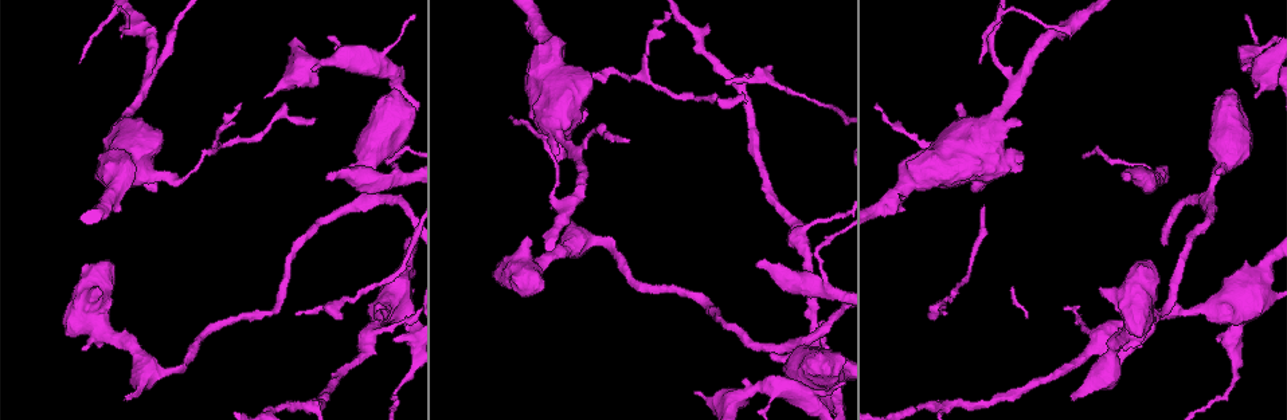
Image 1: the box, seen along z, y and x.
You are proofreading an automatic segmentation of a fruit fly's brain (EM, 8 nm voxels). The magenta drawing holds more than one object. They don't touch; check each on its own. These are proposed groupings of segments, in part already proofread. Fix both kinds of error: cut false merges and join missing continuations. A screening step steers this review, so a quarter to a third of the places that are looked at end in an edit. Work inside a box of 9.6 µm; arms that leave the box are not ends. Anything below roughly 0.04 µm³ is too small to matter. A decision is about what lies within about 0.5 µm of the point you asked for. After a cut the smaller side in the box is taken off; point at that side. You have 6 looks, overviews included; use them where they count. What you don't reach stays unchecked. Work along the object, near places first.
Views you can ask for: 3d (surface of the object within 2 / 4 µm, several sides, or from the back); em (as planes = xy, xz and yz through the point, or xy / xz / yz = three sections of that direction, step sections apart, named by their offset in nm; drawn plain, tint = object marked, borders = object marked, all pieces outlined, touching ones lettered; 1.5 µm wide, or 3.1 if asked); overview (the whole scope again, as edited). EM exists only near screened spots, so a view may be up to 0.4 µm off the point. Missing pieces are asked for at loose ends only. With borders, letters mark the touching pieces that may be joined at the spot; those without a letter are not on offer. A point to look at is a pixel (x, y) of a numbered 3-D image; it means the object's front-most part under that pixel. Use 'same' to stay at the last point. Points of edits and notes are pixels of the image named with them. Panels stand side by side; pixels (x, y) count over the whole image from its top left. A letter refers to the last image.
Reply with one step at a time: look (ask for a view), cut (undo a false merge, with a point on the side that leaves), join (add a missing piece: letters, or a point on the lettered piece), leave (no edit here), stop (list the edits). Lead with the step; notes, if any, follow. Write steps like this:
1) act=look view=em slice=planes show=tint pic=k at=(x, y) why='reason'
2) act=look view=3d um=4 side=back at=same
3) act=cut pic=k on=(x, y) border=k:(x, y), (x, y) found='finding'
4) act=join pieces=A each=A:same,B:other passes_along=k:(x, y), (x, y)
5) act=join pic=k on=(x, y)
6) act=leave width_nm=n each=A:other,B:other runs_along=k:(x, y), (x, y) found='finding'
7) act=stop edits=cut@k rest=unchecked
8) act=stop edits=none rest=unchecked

act=look view=em slice=xy step=8 show=tint pic=1 at=(770, 354) why='free end'

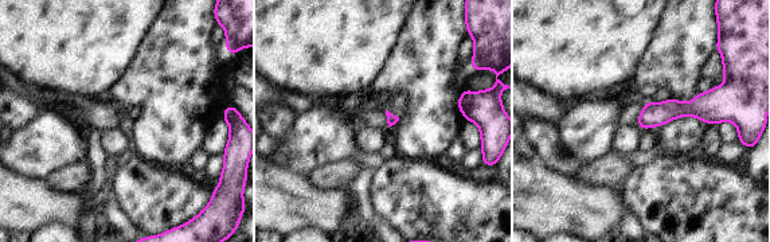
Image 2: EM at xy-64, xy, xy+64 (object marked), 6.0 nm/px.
act=look view=em slice=planes show=borders at=same why='cut it another way'

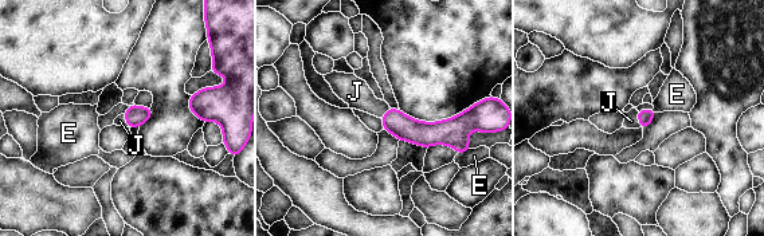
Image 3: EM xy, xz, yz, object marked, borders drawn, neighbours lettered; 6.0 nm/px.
act=join pieces=J each=E:other,J:same passes_along=3:(645, 117), (638, 118), (631, 121) found='the neuron continues'

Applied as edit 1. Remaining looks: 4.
act=look view=overview

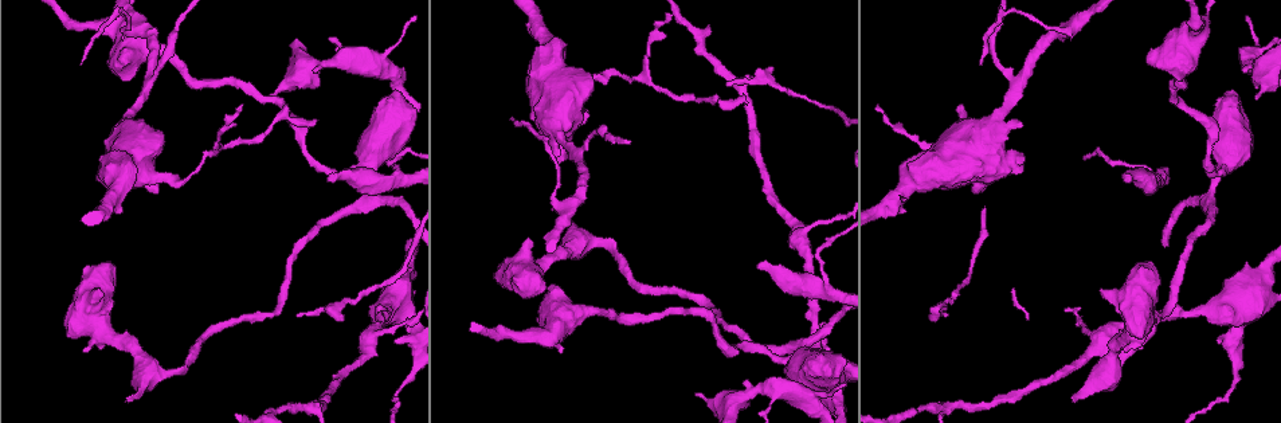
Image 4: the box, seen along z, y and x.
act=look view=em slice=planes show=borders pic=4 at=(189, 175) why='thick turns thin'

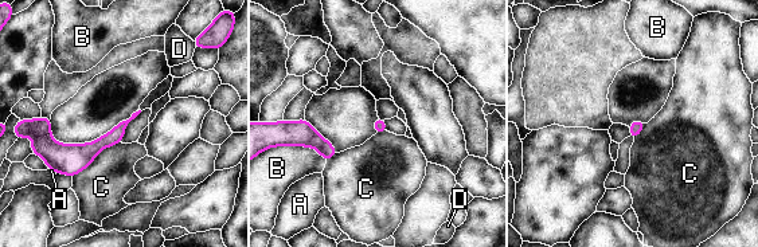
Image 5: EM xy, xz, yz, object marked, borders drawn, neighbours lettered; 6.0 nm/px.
act=leave each=A:other,B:other,C:other,D:other border=5:(120, 141), (105, 146), (73, 177) found='one neuron here'

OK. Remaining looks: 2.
act=look view=3d um=4 pic=4 at=(315, 121) why='thin end'

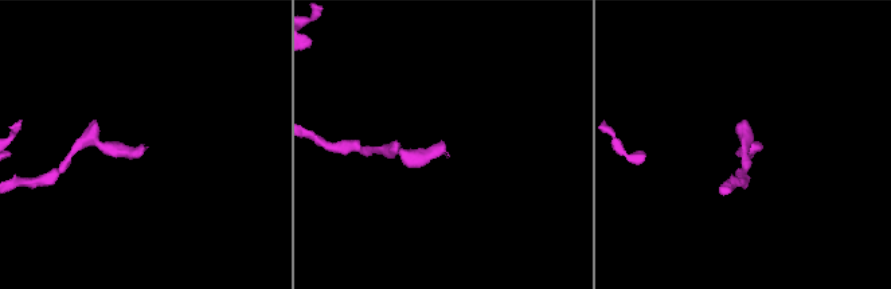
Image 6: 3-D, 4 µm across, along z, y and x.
act=look view=em slice=planes show=borders pic=6 at=(739, 150) why='need the tissue'

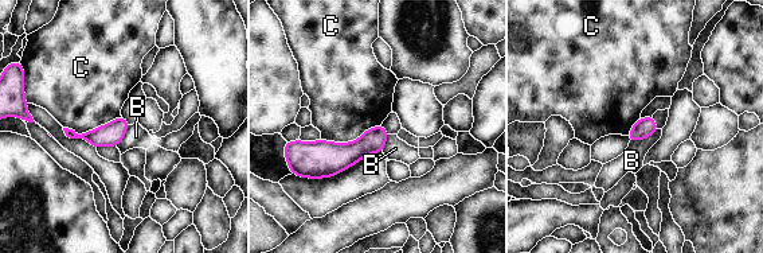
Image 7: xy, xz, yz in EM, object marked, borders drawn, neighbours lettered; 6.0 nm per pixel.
act=leave each=B:other,C:other border=7:(380, 124), (353, 141), (321, 140) found='no lettered piece goes on from it'

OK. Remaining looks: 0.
act=stop edits=join@3 rest=unchecked

